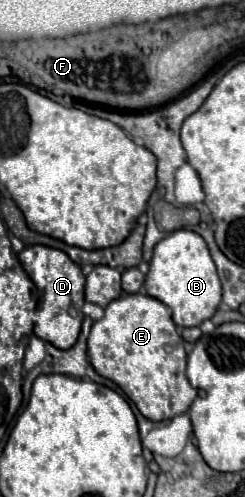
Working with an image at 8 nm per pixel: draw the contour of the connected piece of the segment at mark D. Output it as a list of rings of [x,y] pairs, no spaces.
[[[34,244],[26,246],[20,254],[20,262],[26,270],[26,274],[32,278],[36,288],[42,292],[42,300],[36,308],[36,324],[34,324],[34,334],[40,336],[42,340],[54,344],[56,348],[70,348],[76,342],[76,336],[80,334],[82,326],[82,304],[84,304],[84,284],[86,278],[80,270],[78,264],[74,264],[66,252]]]

